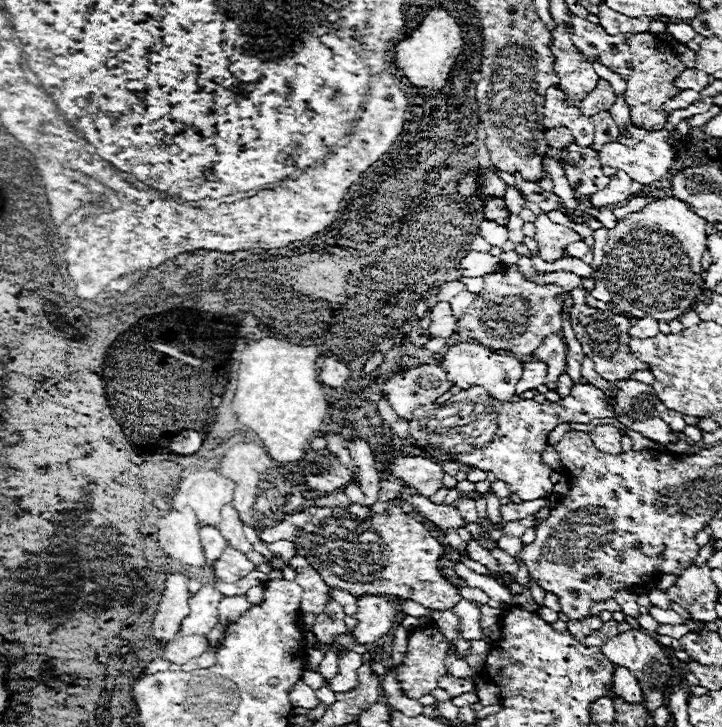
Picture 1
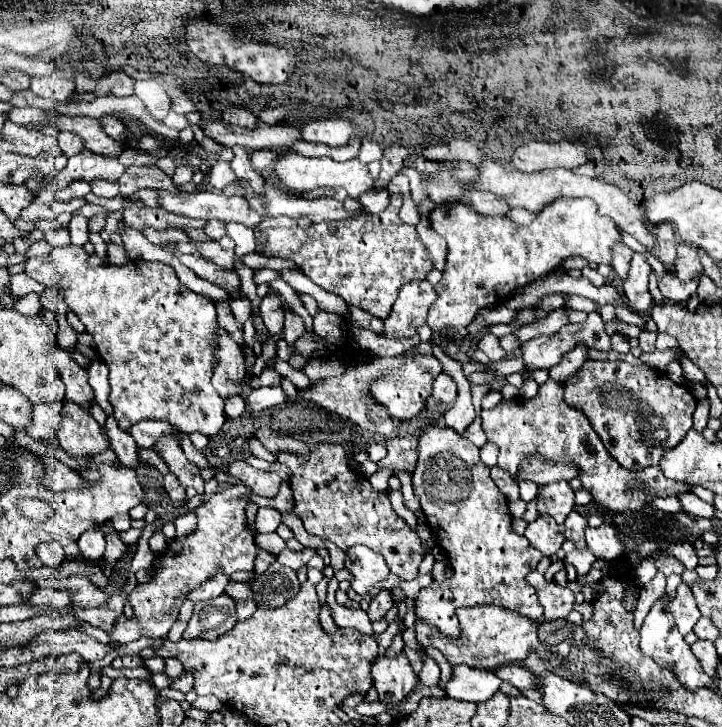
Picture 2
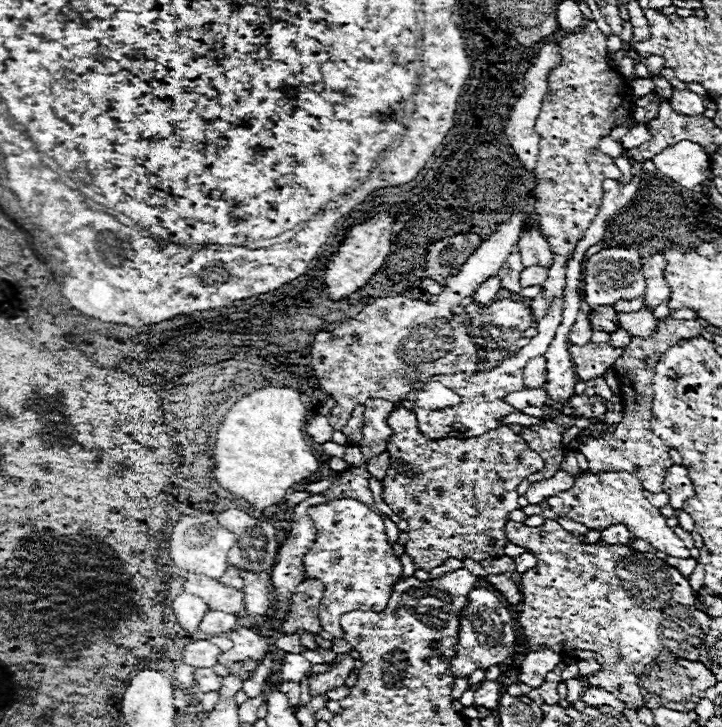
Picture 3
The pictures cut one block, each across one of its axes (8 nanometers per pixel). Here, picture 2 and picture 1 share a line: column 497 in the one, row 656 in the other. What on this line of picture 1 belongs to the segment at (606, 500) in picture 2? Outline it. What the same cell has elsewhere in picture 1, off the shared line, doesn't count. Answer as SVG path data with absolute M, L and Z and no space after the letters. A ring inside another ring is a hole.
M426 626L422 632L410 632L404 666L396 676L400 690L408 698L422 698L438 688L438 678L446 674L446 652L448 642L436 626Z

